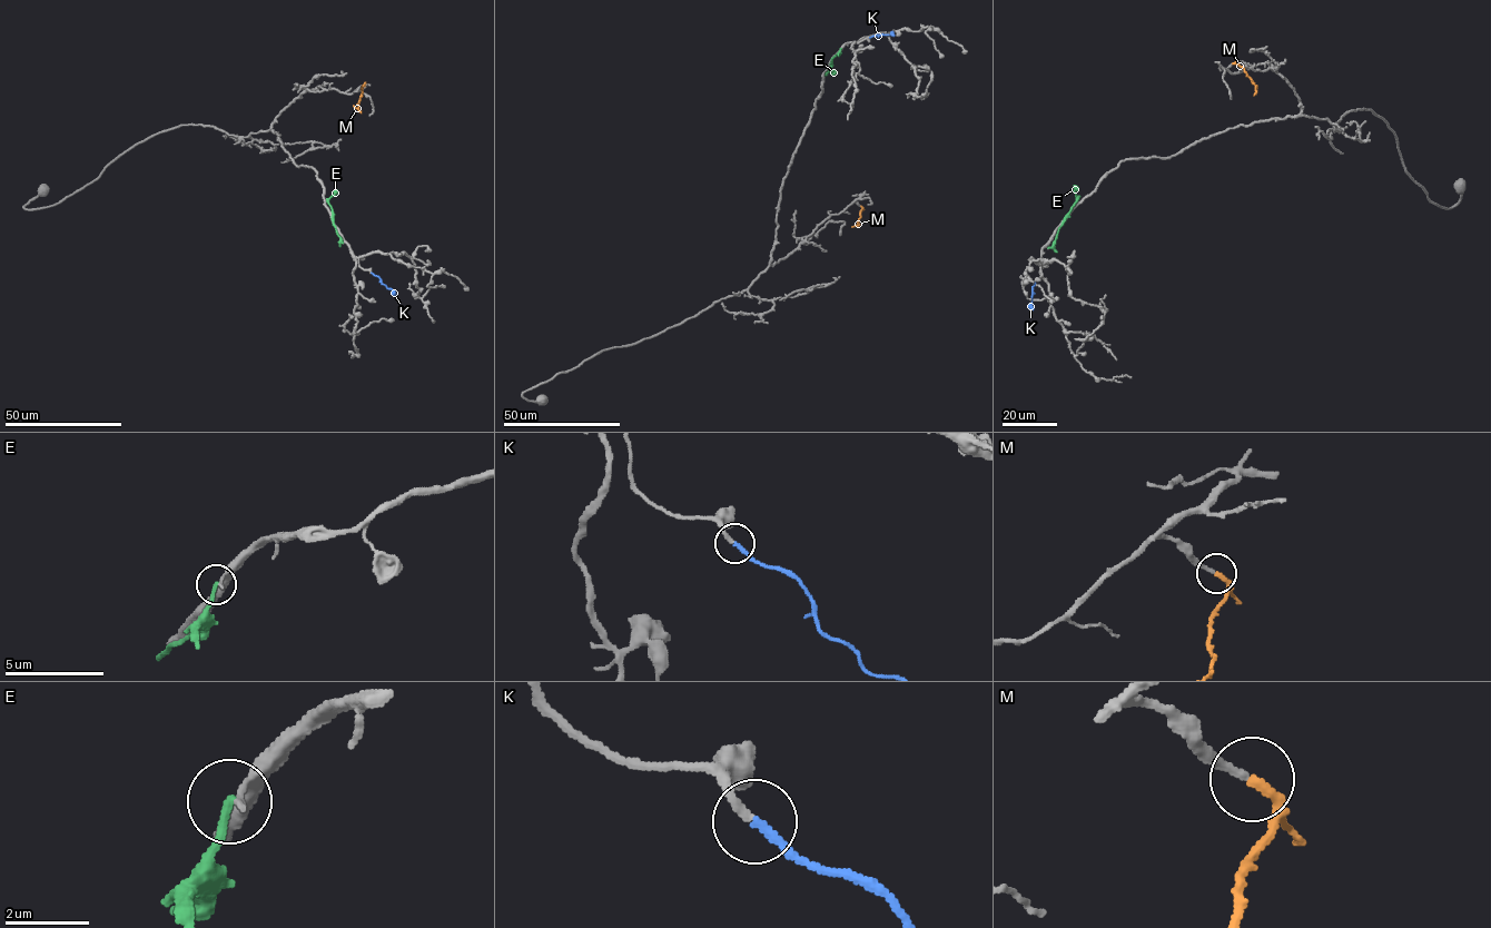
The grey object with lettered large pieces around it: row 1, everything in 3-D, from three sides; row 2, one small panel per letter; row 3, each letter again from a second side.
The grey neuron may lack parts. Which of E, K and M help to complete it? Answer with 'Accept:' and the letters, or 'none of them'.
Accept: K, M

